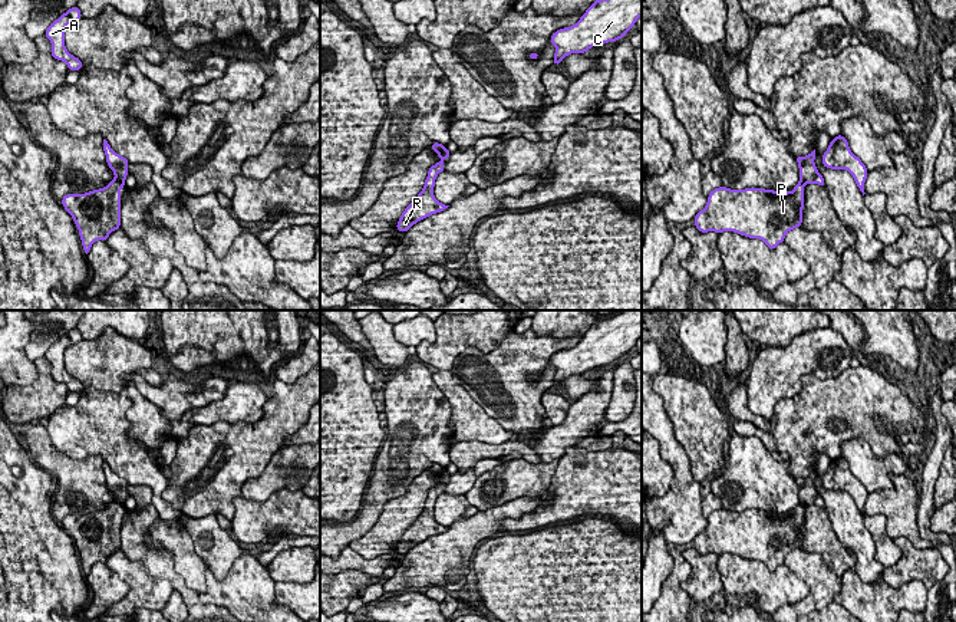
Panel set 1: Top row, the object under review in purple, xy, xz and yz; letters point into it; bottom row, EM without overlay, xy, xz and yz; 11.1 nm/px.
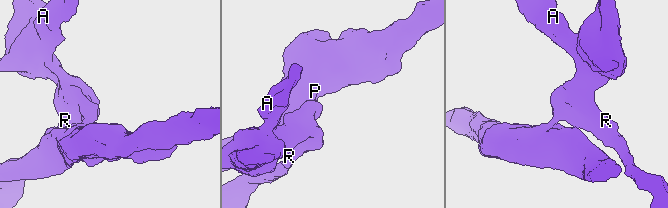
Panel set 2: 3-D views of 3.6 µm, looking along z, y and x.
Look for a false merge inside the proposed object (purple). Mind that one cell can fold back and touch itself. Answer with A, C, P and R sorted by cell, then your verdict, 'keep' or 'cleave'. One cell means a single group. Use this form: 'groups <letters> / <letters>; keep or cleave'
groups A R / C P; cleave

